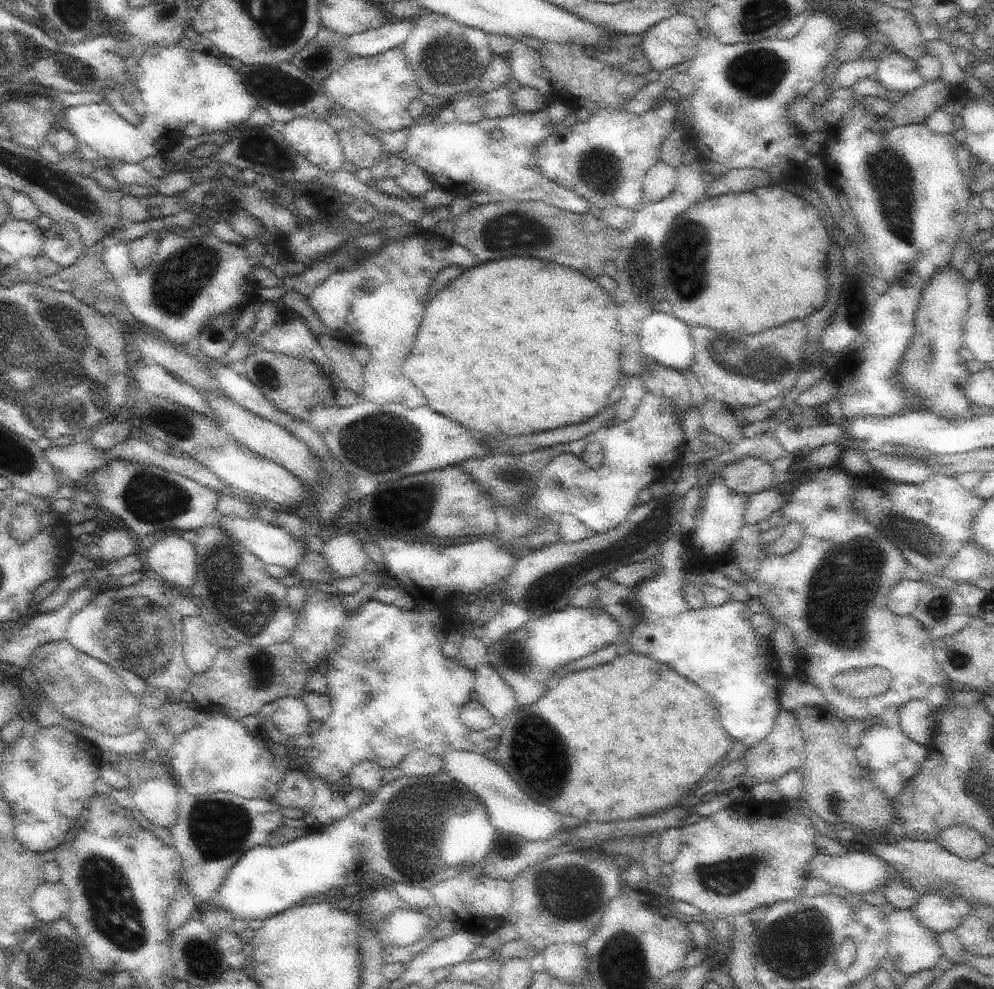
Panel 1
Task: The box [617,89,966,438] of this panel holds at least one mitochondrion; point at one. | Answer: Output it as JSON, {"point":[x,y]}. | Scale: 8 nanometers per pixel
{"point":[890,175]}

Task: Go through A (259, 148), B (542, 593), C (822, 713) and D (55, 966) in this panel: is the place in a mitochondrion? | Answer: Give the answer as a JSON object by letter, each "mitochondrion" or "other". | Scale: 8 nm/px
{"A":"mitochondrion","B":"mitochondrion","C":"other","D":"mitochondrion"}

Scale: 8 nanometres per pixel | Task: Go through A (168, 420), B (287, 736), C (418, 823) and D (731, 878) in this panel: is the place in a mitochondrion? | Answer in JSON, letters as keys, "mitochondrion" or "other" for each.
{"A":"mitochondrion","B":"other","C":"mitochondrion","D":"mitochondrion"}

